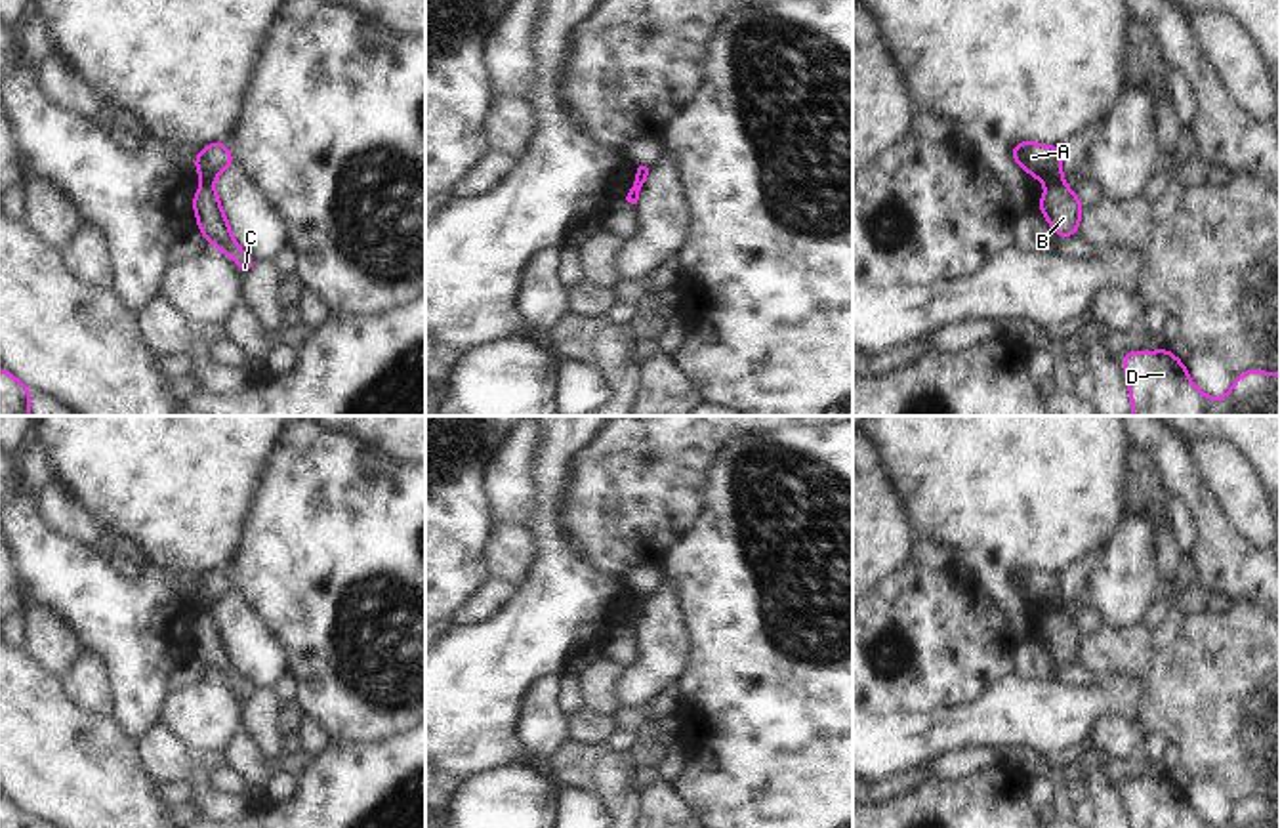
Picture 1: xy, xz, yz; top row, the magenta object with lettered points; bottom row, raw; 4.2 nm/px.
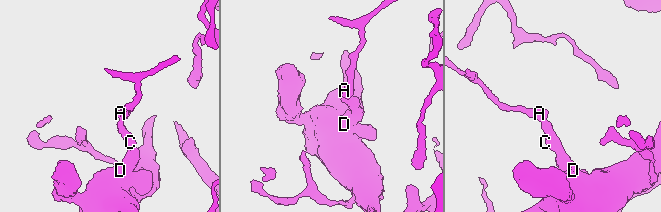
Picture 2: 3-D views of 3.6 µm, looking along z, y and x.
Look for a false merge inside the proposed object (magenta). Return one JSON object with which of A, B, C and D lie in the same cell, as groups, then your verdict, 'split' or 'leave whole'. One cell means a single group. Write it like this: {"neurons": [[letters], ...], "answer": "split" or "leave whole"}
{"neurons": [["A"], ["B", "C", "D"]], "answer": "split"}

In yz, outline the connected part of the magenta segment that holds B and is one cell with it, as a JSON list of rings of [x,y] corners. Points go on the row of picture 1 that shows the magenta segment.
[[[1064,183],[1049,187],[1040,197],[1040,212],[1051,225],[1055,237],[1078,235],[1082,210],[1084,210],[1082,200]]]

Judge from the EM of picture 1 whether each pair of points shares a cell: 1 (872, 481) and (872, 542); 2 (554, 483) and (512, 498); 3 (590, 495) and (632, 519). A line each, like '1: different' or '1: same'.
1: same
2: different
3: same

